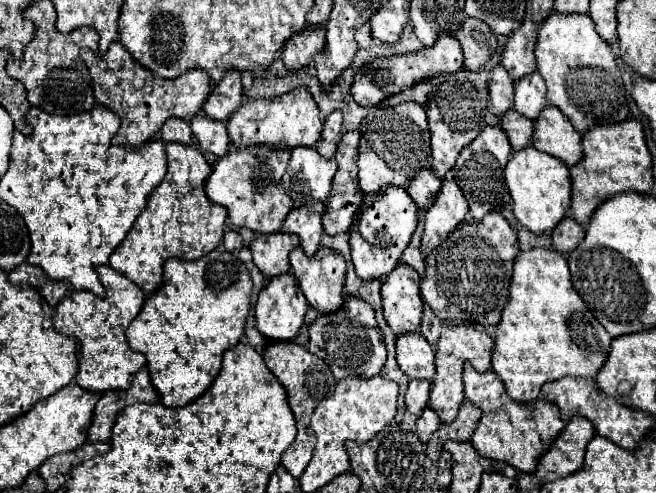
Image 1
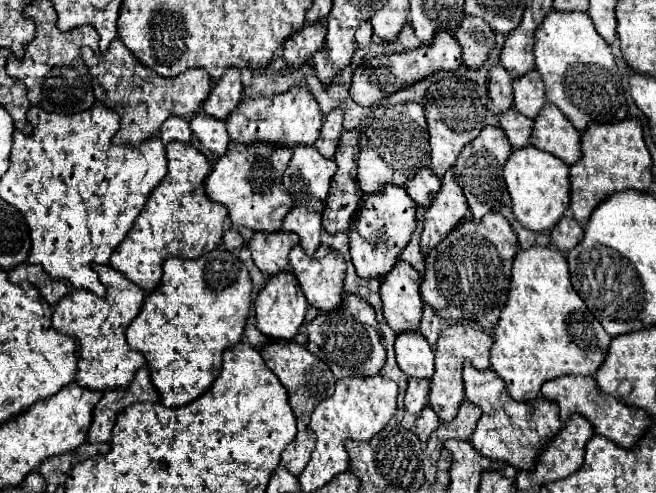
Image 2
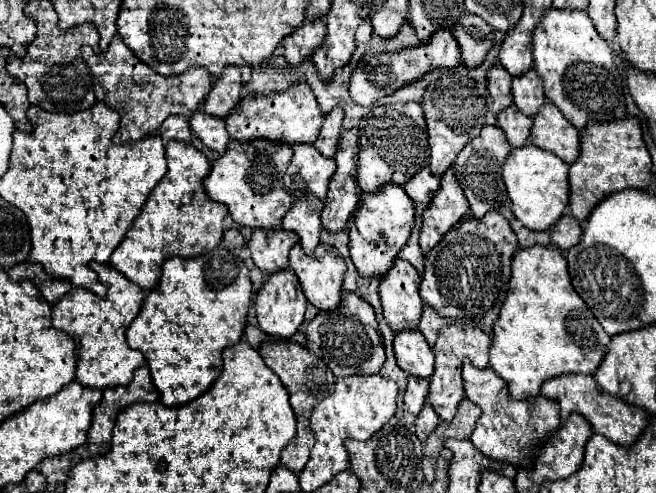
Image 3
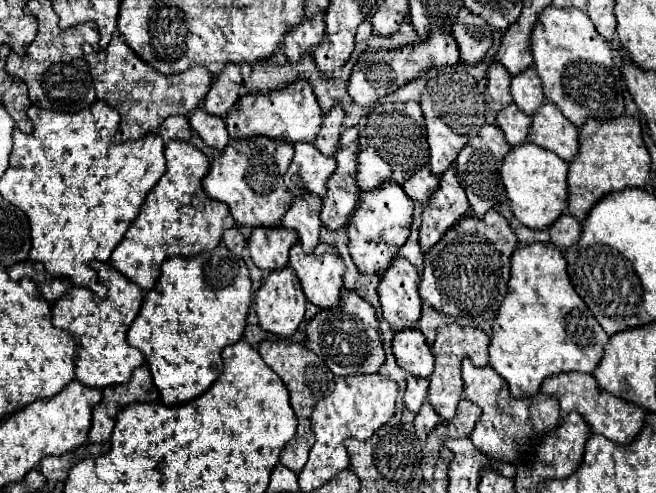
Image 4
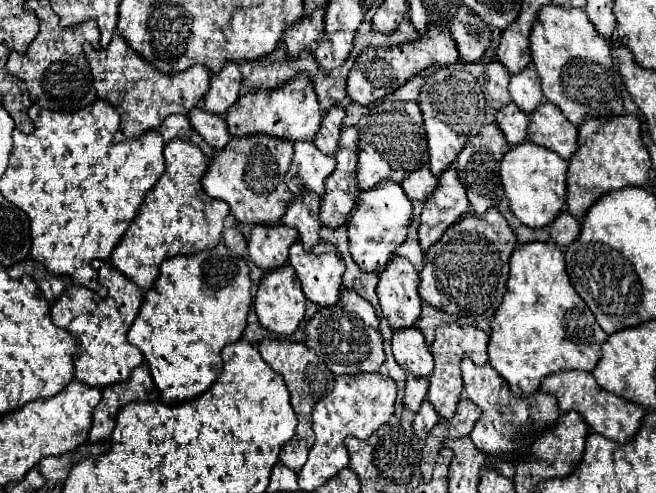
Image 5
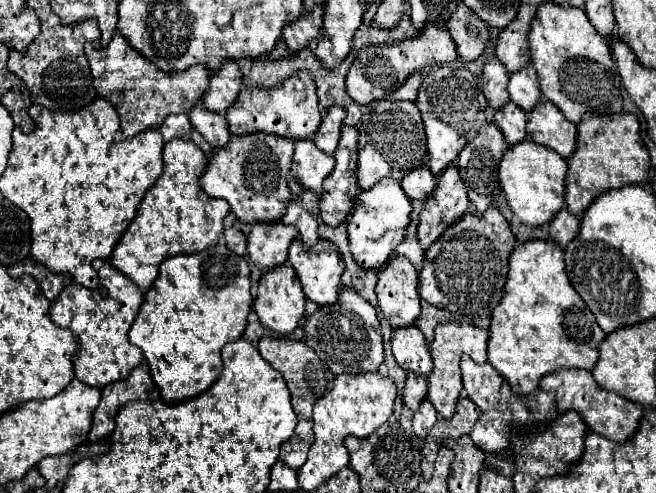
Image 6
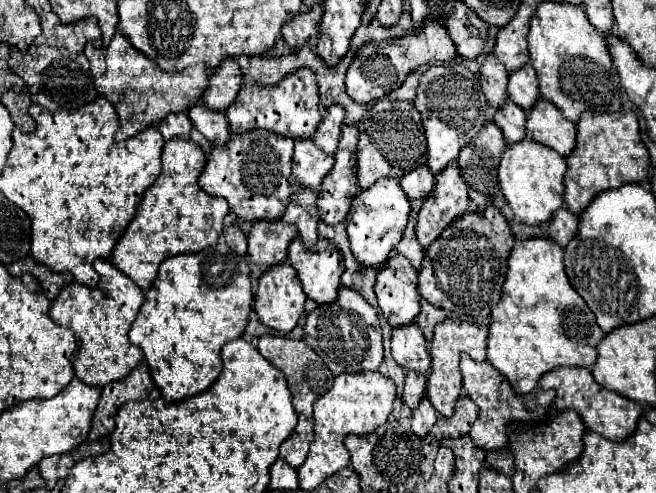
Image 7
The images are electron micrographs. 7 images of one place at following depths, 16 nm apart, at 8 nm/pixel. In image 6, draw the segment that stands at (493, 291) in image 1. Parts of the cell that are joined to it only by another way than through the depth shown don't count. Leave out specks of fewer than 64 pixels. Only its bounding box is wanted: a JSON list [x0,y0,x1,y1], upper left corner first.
[420,208,516,330]

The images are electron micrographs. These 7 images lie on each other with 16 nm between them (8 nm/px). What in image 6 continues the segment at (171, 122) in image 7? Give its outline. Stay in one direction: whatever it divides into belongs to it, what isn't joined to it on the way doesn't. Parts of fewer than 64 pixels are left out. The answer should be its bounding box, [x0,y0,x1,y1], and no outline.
[158,114,192,142]

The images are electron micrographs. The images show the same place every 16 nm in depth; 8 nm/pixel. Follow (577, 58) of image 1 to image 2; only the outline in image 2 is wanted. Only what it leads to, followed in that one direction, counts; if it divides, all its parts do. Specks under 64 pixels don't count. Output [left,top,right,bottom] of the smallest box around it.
[534,10,628,132]

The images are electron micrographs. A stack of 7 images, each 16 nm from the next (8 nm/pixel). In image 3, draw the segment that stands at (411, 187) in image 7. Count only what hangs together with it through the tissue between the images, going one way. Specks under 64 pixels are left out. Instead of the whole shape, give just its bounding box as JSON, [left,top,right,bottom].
[404,168,440,206]

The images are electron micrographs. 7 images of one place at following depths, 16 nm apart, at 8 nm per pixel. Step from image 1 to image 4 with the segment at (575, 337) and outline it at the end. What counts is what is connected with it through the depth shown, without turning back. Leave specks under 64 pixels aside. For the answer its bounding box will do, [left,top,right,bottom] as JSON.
[490,244,610,398]

